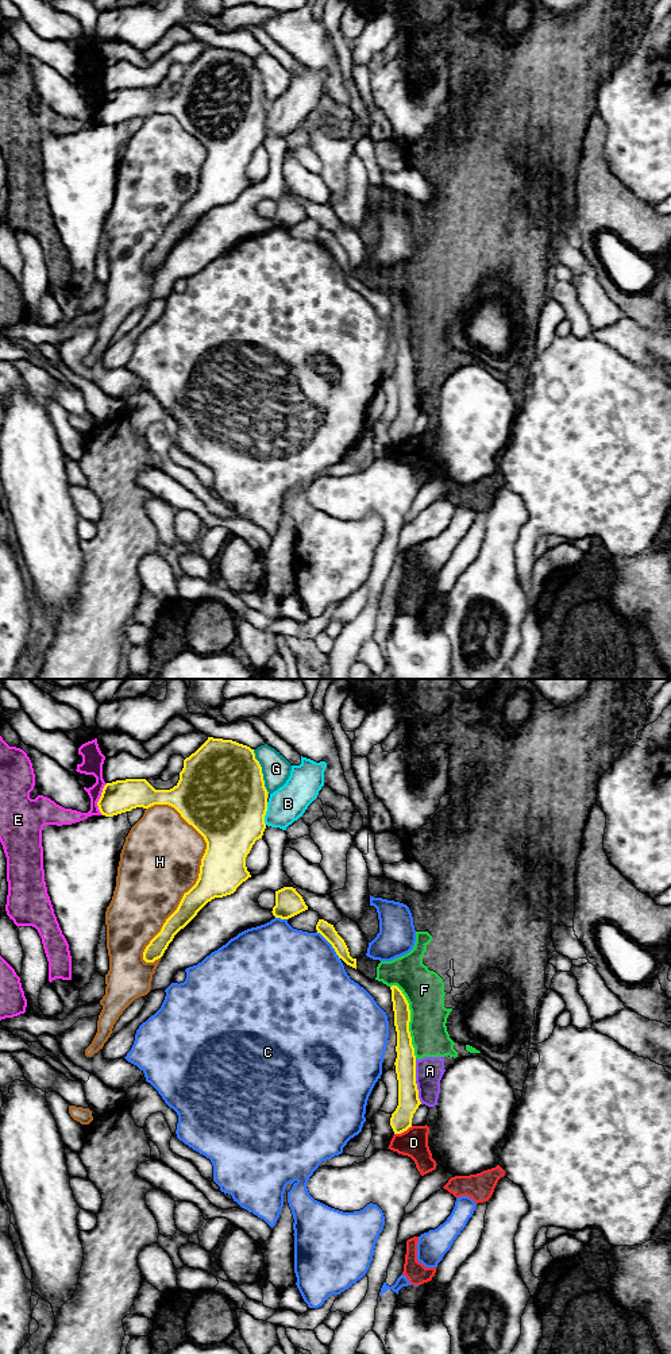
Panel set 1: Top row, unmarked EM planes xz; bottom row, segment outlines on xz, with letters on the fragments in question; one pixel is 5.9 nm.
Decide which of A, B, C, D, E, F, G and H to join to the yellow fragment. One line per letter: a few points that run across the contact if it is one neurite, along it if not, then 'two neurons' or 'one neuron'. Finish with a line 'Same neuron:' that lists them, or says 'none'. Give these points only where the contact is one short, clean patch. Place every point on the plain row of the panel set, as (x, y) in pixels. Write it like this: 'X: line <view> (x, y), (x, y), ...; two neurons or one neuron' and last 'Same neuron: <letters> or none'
A: line xz (415, 367), (415, 392), (417, 407), (421, 412); two neurons
B: two neurons
C: two neurons
D: line xz (412, 435), (394, 443); two neurons
E: two neurons
F: two neurons
G: two neurons
H: two neurons
Same neuron: none

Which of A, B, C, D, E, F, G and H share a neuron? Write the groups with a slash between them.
A D F / B / C / E / G / H

